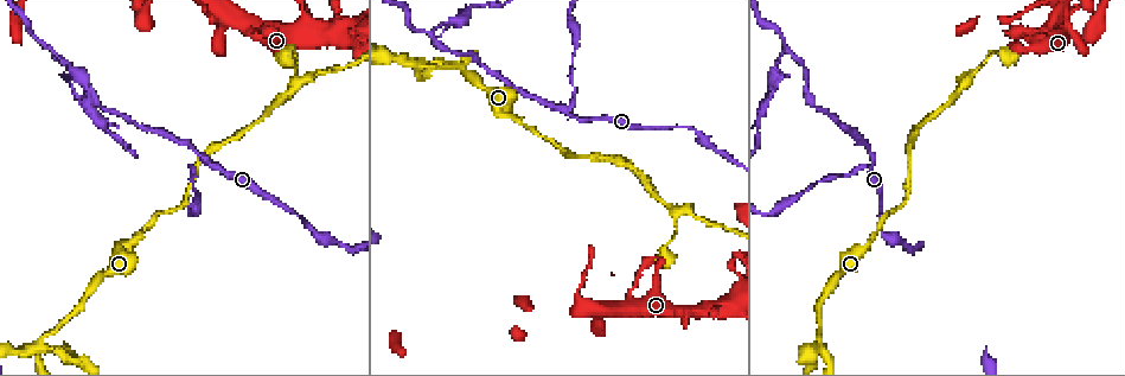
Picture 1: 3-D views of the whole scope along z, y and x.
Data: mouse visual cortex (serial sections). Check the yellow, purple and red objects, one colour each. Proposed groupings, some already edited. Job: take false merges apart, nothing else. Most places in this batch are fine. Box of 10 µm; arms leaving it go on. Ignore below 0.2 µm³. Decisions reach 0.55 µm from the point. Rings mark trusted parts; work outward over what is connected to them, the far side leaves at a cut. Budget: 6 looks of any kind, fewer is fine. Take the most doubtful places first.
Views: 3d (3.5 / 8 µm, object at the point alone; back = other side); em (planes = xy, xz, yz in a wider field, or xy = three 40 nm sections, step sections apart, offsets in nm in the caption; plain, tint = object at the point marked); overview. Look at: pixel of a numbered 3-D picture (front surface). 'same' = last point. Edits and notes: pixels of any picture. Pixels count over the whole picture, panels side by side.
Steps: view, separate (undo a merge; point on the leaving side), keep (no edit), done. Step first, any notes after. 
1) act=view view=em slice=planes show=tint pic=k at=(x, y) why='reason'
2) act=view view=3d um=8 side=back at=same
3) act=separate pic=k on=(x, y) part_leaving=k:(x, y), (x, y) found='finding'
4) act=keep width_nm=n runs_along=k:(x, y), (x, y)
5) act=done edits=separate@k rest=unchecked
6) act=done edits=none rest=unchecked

act=view view=3d um=3.5 pic=1 at=(423, 63) why='looks like a crossing'

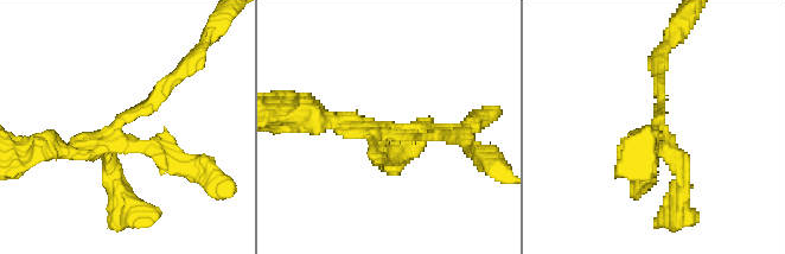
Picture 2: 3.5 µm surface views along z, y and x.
act=keep arms=4 arm_widths_nm=150,150,200,200 runs_along=2:(173, 77), (97, 151), (46, 147) found='all the same cell'

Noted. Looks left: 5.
act=view view=3d um=8 pic=1 at=(55, 51) why='abrupt turn'

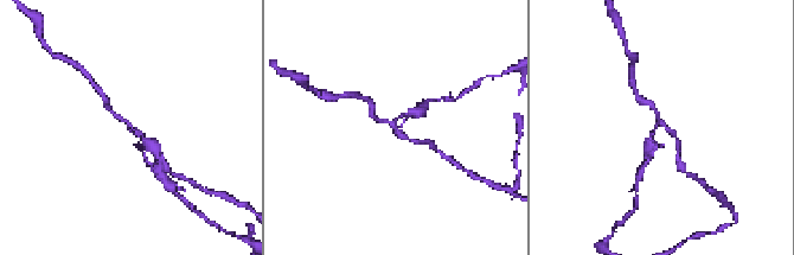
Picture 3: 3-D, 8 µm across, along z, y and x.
act=view view=3d um=3.5 side=back at=same why='closer look'

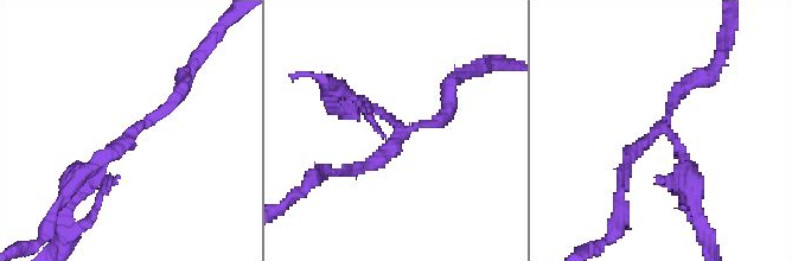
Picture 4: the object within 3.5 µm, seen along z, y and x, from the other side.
act=separate pic=4 on=(683, 160) part_leaving=4:(663, 132), (690, 165), (696, 216) found='a second cell is stuck on'

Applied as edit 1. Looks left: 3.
act=view view=overview why='see it whole again'

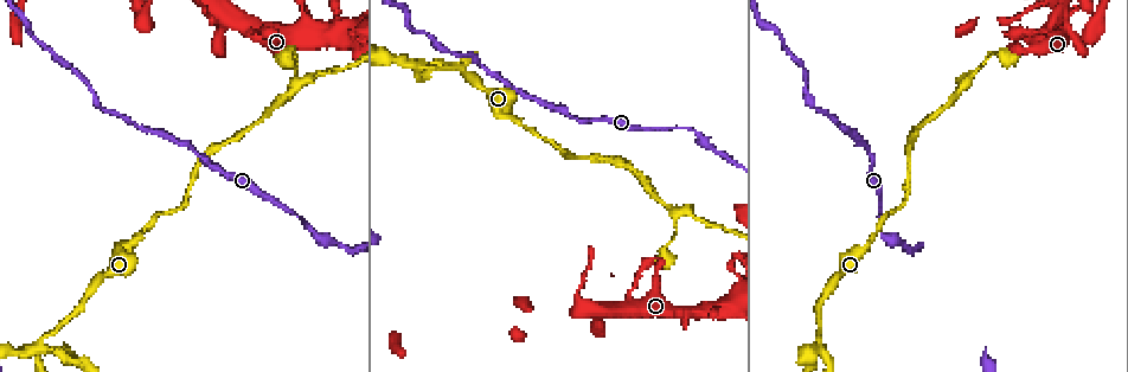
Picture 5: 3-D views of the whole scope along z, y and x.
act=view view=3d um=3.5 pic=5 at=(695, 214) why='thick turns thin'

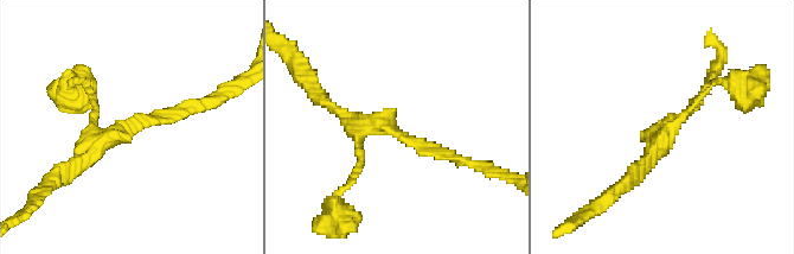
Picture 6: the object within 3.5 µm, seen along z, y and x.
act=view view=em slice=planes show=tint pic=6 at=(400, 133) arm_widths_nm=150,200 why='now the EM'

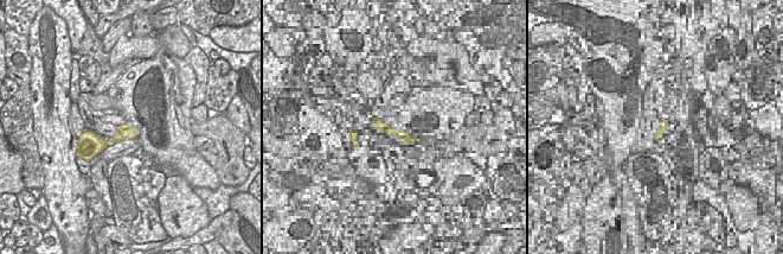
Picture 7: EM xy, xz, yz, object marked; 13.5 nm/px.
act=keep found='continuous, no second cell'

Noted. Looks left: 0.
act=done edits=separate@4 rest=unchecked

